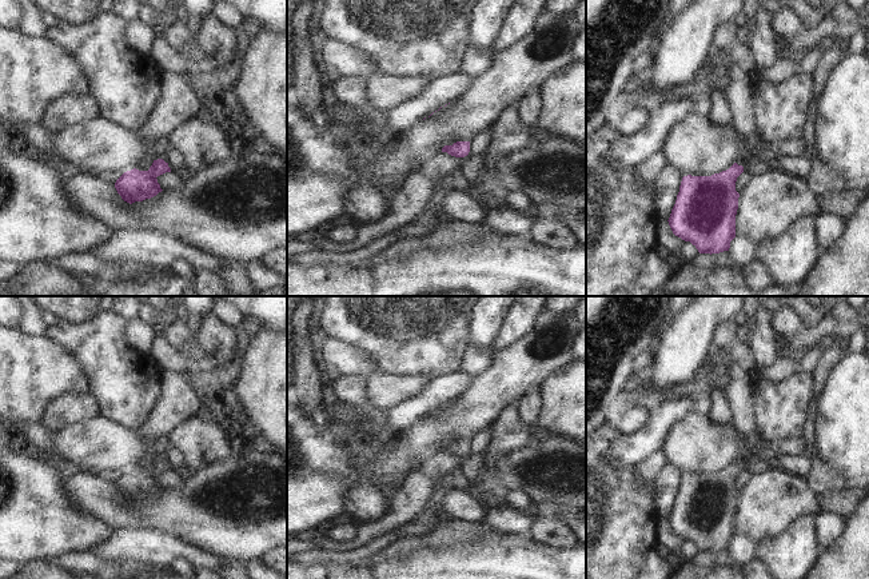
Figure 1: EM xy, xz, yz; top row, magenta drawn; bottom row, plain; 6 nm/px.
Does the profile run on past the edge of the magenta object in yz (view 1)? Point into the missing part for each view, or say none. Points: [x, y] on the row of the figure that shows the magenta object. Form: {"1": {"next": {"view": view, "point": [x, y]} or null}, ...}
{"1": {"next": {"view": "yz", "point": [766, 154]}}}

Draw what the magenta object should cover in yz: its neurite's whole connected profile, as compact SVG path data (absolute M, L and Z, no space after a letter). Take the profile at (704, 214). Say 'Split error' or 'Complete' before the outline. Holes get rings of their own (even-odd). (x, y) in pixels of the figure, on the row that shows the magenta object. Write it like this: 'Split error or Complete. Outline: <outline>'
Split error. Outline: M768 145L745 165L734 163L729 169L711 176L683 176L667 220L673 233L690 241L699 253L729 251L736 237L740 197L736 191L737 177L753 163L774 159L773 147Z

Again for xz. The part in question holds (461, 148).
Split error. Outline: M457 141L453 145L445 145L442 152L447 152L451 156L457 157L458 168L457 171L461 173L462 168L470 159L470 141Z

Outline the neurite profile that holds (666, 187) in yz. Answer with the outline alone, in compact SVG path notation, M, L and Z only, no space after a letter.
M666 165L653 185L653 204L659 219L669 220L675 204L683 175L674 167Z

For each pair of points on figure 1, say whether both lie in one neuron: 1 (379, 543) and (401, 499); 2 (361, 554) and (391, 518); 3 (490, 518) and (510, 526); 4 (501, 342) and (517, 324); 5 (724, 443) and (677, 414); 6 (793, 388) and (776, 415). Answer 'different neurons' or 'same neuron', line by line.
1: different neurons
2: different neurons
3: same neuron
4: same neuron
5: different neurons
6: same neuron

